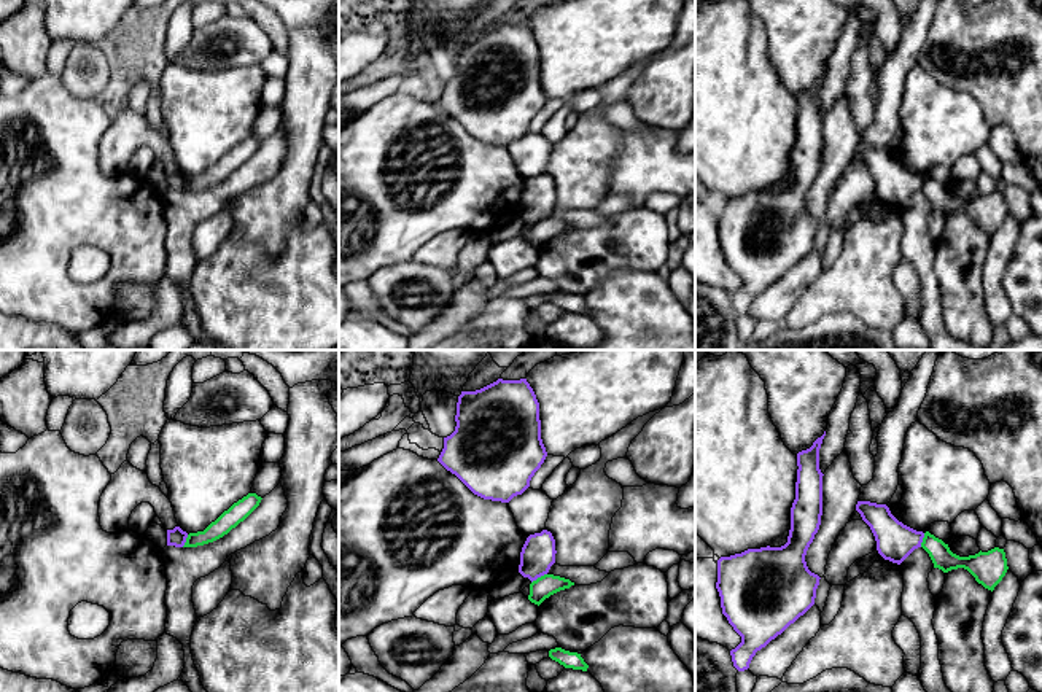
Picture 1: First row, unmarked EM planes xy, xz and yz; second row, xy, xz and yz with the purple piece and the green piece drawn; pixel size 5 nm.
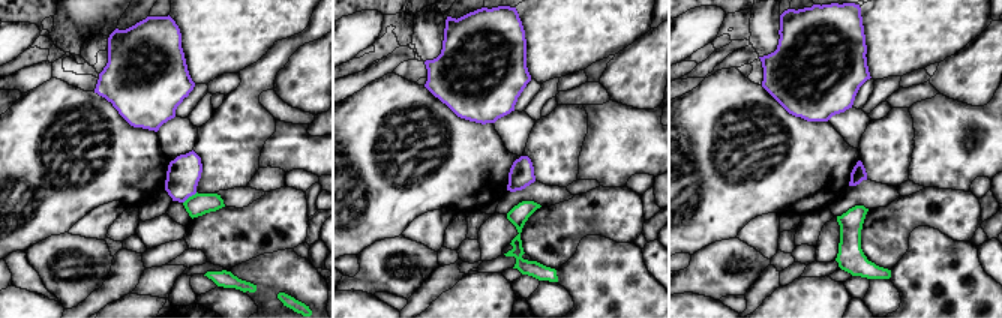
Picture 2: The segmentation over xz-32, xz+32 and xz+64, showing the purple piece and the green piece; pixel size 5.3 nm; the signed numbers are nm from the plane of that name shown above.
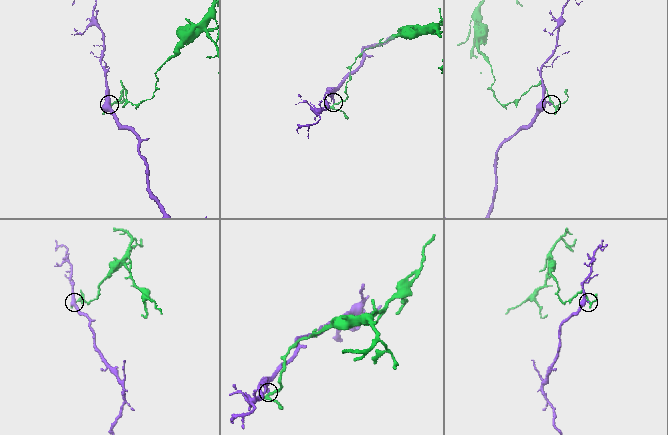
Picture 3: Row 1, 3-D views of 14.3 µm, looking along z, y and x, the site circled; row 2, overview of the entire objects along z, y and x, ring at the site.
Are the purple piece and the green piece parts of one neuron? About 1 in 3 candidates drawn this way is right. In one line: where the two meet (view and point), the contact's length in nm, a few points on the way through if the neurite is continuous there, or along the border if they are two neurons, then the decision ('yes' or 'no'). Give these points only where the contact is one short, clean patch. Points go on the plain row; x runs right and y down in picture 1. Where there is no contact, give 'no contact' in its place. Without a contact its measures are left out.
contact xz (538, 220); length 90 nm; border xz (546, 217), (532, 226); no

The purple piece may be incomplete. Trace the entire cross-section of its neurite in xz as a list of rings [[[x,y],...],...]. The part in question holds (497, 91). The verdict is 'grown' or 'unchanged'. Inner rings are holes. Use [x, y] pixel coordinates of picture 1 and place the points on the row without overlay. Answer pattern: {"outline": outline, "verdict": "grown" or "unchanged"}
{"outline": [[[498,22],[480,33],[461,35],[455,65],[455,75],[444,81],[437,105],[474,138],[509,146],[530,130],[547,95],[541,83],[539,46],[527,22]]], "verdict": "unchanged"}

